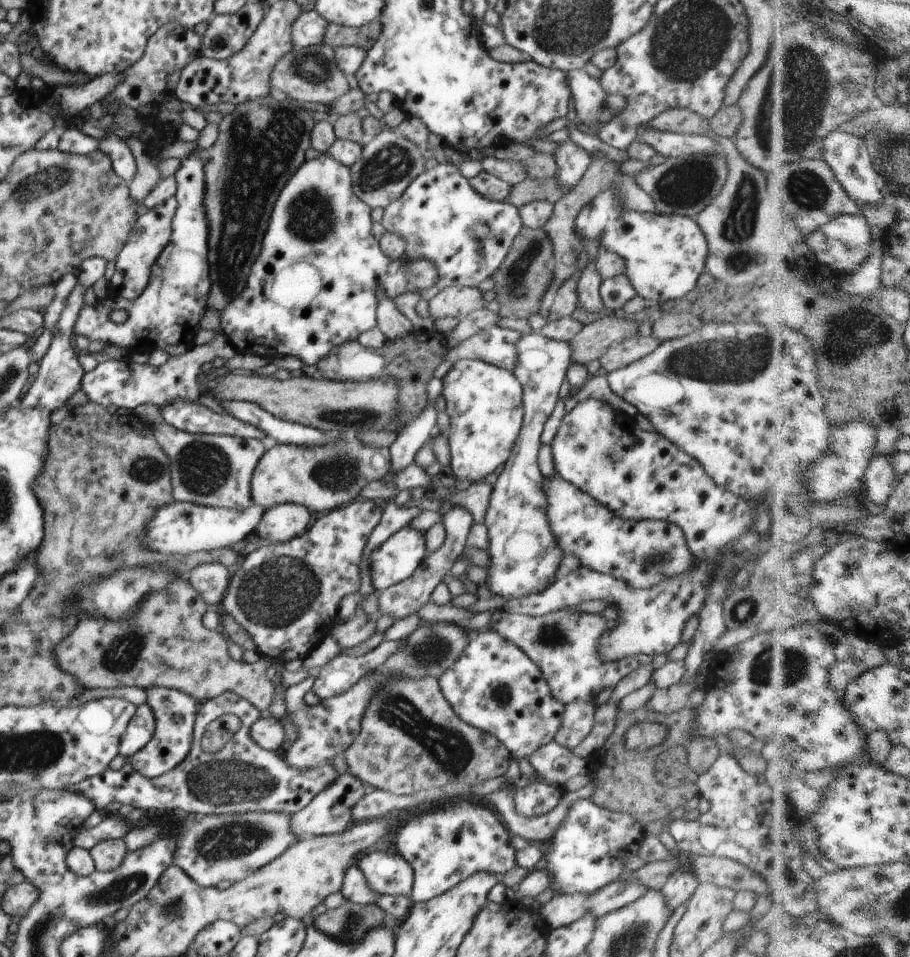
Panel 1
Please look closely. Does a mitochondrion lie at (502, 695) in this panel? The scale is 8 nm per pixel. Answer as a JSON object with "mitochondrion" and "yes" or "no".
{"mitochondrion":"yes"}

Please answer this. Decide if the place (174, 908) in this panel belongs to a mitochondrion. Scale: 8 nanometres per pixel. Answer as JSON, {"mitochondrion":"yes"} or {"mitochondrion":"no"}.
{"mitochondrion":"yes"}

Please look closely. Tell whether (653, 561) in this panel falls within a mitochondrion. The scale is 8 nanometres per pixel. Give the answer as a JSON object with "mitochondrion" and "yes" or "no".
{"mitochondrion":"no"}

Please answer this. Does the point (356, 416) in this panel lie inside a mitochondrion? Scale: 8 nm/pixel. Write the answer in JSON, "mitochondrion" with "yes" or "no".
{"mitochondrion":"yes"}

